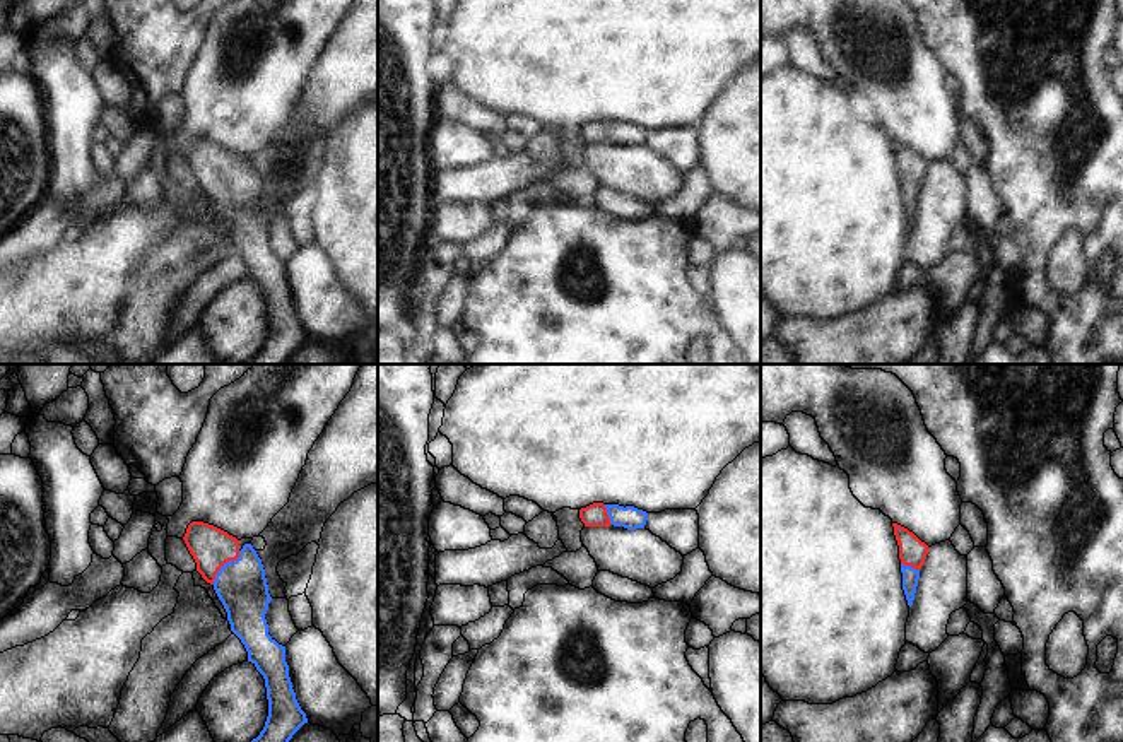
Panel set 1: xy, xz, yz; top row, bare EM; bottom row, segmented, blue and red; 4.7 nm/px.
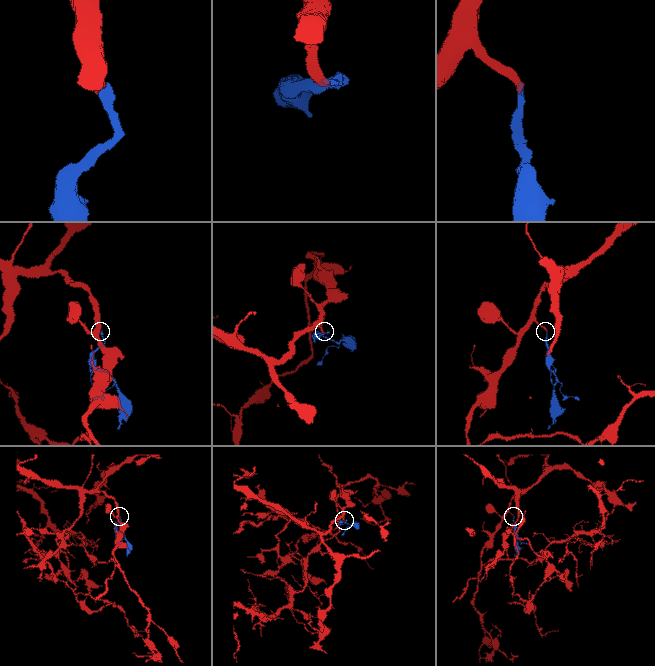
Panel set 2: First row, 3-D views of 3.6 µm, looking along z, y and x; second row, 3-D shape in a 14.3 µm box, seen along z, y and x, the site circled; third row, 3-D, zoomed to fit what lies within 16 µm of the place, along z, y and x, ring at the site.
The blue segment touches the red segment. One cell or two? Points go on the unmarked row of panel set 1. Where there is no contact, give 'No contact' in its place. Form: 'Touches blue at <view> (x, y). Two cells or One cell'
Touches blue at xy (224, 182). One cell.

